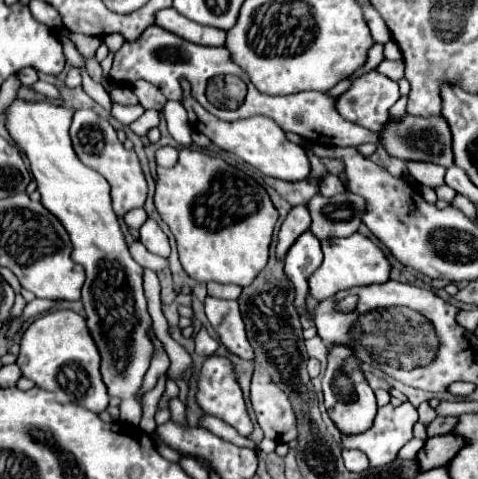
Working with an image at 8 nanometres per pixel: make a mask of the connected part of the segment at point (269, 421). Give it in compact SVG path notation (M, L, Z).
M255 365L253 371L251 403L265 437L275 443L291 443L297 439L297 419L291 401L261 365Z

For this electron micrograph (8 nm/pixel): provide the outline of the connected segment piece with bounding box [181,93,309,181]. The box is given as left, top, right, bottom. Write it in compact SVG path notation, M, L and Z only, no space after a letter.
M189 93L183 95L181 105L189 113L189 123L199 133L207 135L219 149L235 153L237 157L241 157L243 161L247 161L249 165L259 169L263 175L285 179L285 181L301 181L309 175L309 159L307 159L305 149L301 145L287 141L285 131L273 119L269 119L265 115L255 115L249 119L239 119L239 121L227 123L227 121L213 117L209 111L205 111Z

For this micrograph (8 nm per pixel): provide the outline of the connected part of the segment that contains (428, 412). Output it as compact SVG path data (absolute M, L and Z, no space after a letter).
M428 401L421 403L417 408L417 412L419 416L418 421L423 423L425 426L429 425L429 423L437 417L435 409L429 405Z

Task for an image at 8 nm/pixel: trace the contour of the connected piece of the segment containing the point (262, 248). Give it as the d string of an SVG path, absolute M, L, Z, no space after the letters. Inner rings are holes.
M179 149L175 167L157 167L155 207L177 239L185 273L201 283L233 283L247 287L269 261L269 245L277 209L267 191L243 171L201 151Z

